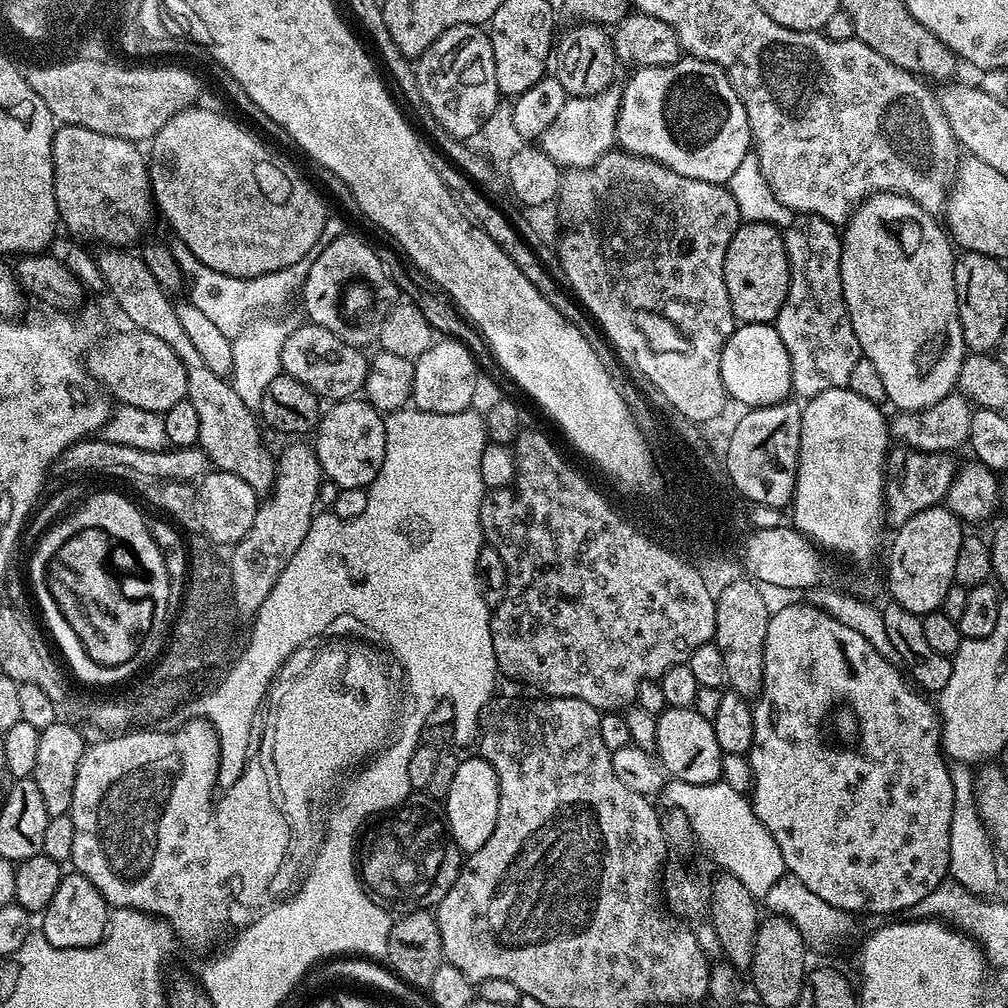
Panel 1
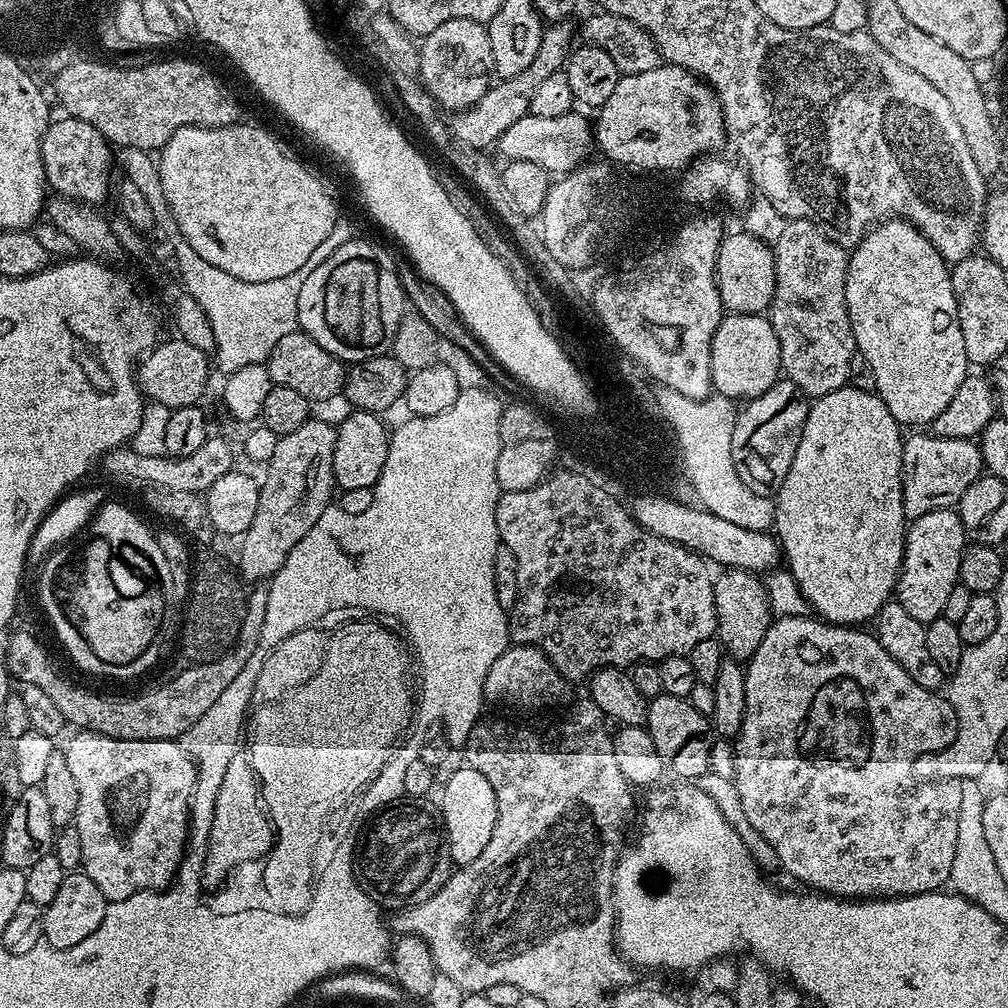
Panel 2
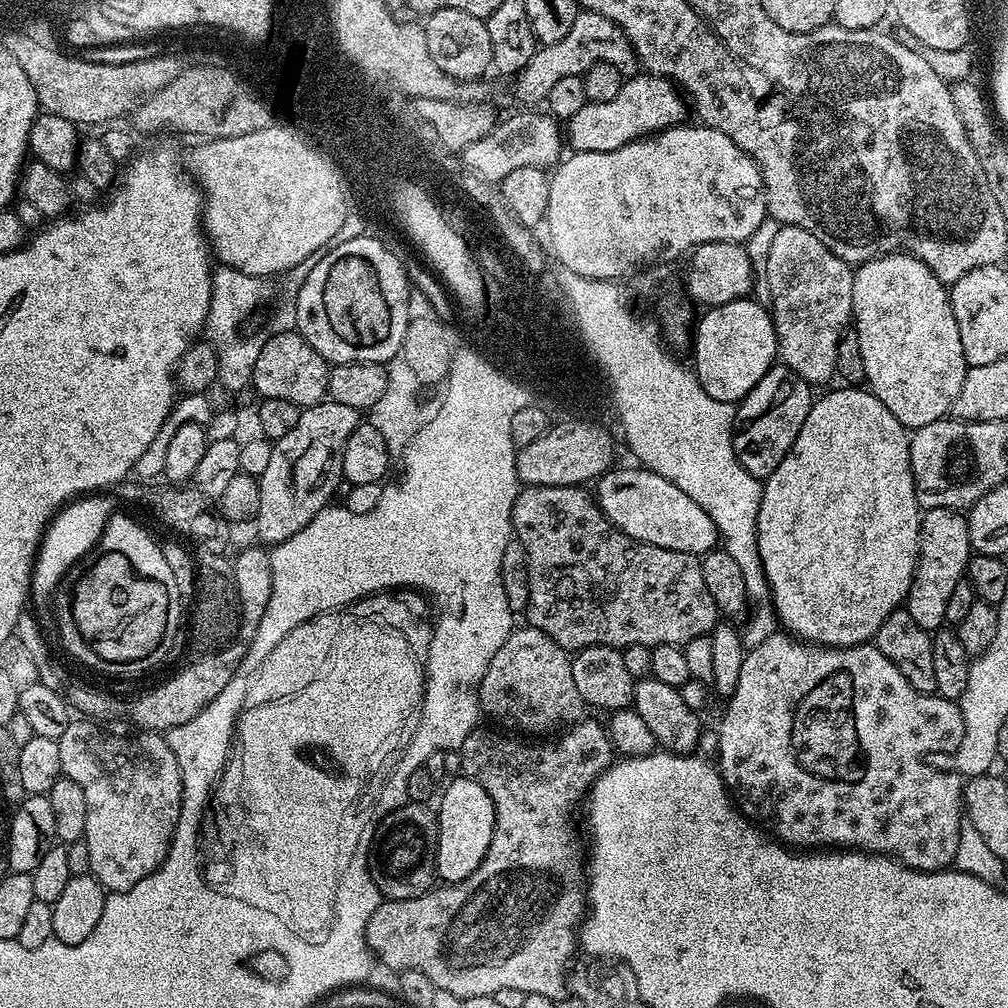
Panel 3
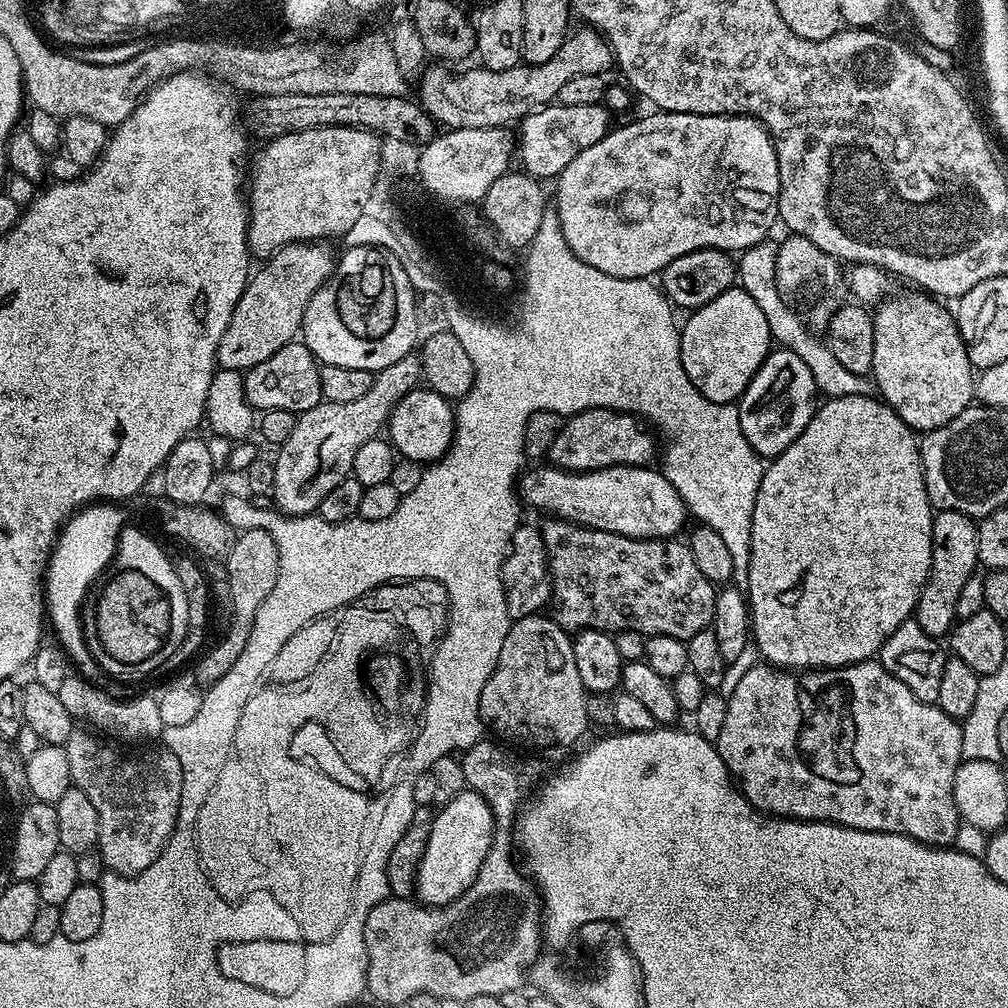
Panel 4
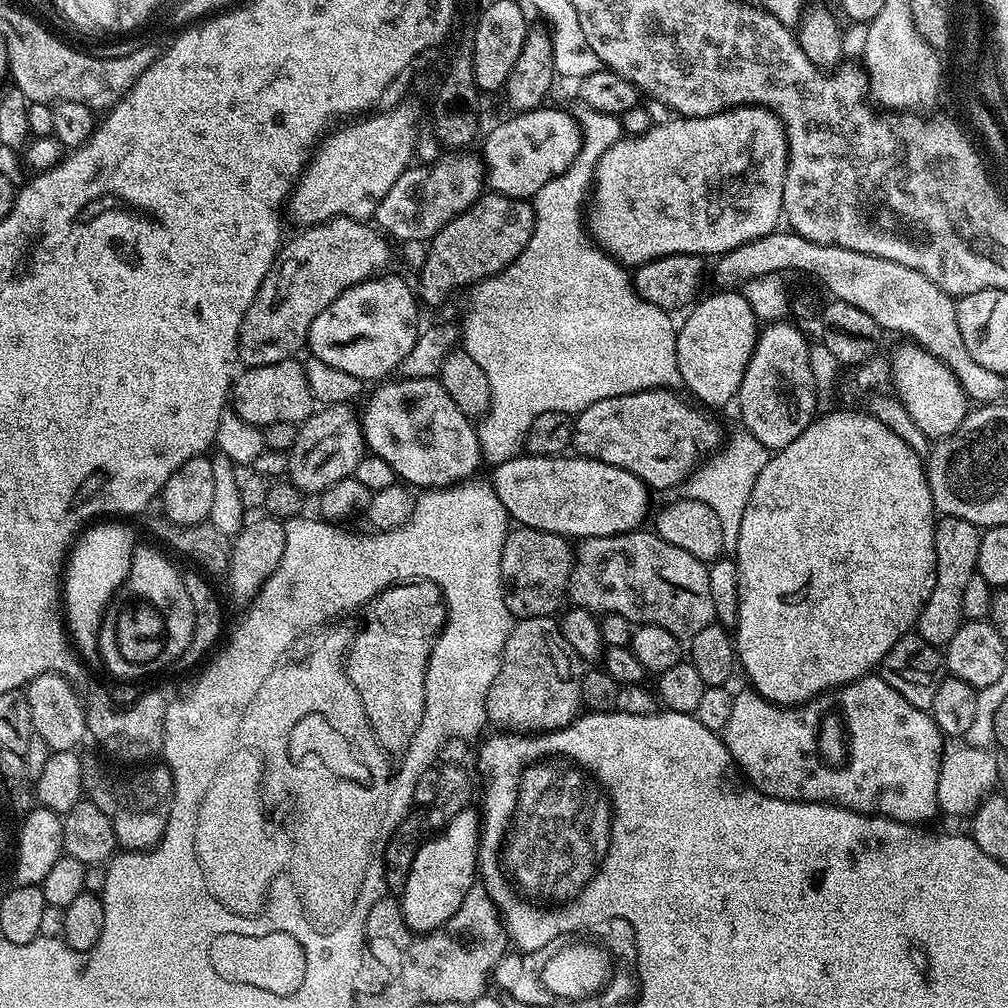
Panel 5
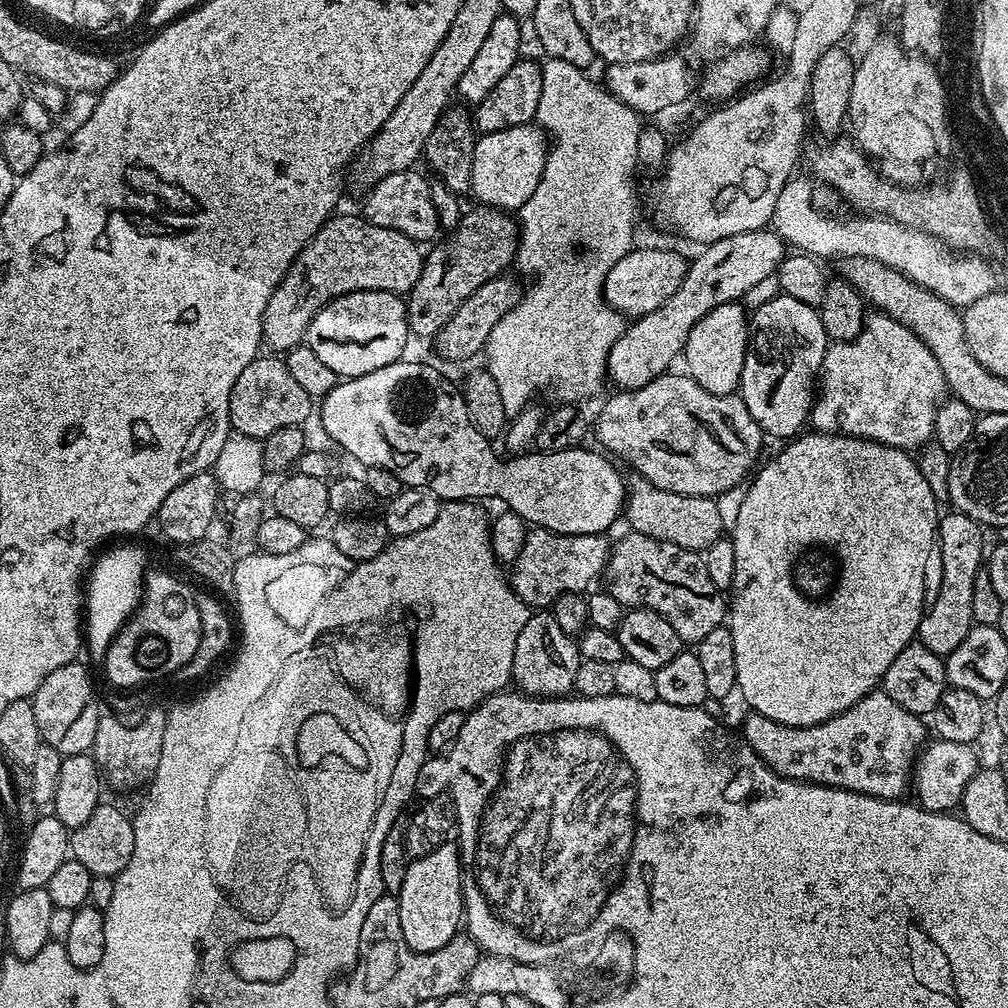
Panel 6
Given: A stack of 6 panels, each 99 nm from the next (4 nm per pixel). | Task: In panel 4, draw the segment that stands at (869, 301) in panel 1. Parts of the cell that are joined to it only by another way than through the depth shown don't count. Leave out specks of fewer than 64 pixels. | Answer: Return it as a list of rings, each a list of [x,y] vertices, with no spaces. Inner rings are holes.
[[[911,291],[881,299],[871,313],[873,364],[870,376],[879,399],[889,404],[909,428],[923,434],[946,426],[946,422],[958,418],[958,414],[970,407],[974,400],[974,369],[956,328],[953,313],[949,309],[947,312],[943,303],[923,291]]]

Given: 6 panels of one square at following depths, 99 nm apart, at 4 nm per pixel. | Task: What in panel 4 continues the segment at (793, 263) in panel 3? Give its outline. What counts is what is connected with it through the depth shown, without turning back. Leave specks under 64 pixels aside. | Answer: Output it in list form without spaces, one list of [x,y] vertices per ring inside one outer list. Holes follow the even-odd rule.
[[[795,234],[785,237],[785,240],[779,241],[776,258],[778,294],[790,305],[802,310],[807,323],[813,329],[827,329],[833,314],[842,304],[840,295],[845,295],[846,292],[841,265],[830,254],[818,250],[818,246],[810,242],[810,238],[802,238]]]

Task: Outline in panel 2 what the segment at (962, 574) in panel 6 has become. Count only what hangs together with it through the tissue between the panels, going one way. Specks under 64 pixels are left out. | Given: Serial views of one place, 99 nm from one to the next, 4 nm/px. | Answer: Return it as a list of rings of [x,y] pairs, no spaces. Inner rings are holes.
[[[952,508],[930,510],[930,514],[915,517],[907,525],[904,533],[904,557],[894,599],[925,626],[944,615],[950,590],[954,590],[960,578],[960,563],[965,547],[966,533],[960,514]]]

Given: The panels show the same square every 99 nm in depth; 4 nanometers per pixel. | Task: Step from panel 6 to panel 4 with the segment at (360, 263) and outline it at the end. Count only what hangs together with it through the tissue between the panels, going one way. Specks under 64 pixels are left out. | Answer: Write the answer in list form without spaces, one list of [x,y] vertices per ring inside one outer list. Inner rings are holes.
[[[305,242],[302,244],[288,244],[267,257],[272,268],[264,268],[255,273],[244,288],[244,300],[260,300],[260,308],[252,308],[248,316],[256,320],[256,325],[233,322],[226,330],[216,351],[216,359],[220,368],[229,368],[238,373],[253,368],[258,362],[266,362],[270,354],[282,350],[282,346],[293,343],[301,335],[304,327],[304,315],[310,298],[323,284],[328,283],[336,270],[337,257],[333,254],[331,243]],[[292,268],[292,272],[290,269]],[[296,279],[296,284],[291,280]]]

